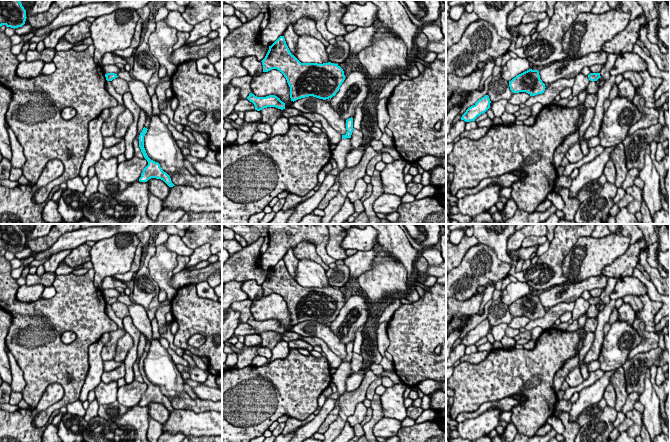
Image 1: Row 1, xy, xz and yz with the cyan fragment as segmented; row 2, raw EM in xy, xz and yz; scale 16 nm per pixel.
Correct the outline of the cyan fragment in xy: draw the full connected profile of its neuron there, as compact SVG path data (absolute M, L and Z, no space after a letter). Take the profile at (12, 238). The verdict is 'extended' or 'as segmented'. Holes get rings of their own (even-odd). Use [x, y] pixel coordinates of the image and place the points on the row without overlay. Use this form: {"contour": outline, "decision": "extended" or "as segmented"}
{"contour": "M0 224L0 251L22 251L26 242L26 234L19 224Z", "decision": "as segmented"}

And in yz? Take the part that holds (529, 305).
{"contour": "M532 293L517 299L509 305L509 311L513 317L526 316L530 320L542 318L546 312L540 303L539 295Z", "decision": "as segmented"}

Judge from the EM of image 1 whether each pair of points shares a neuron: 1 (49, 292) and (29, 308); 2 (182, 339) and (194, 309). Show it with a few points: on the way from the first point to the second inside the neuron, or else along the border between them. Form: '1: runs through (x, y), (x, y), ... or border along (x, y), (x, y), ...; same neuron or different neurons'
1: border along (55, 288), (55, 293), (51, 297), (41, 298); different neurons
2: runs through (184, 332), (194, 316); same neuron

